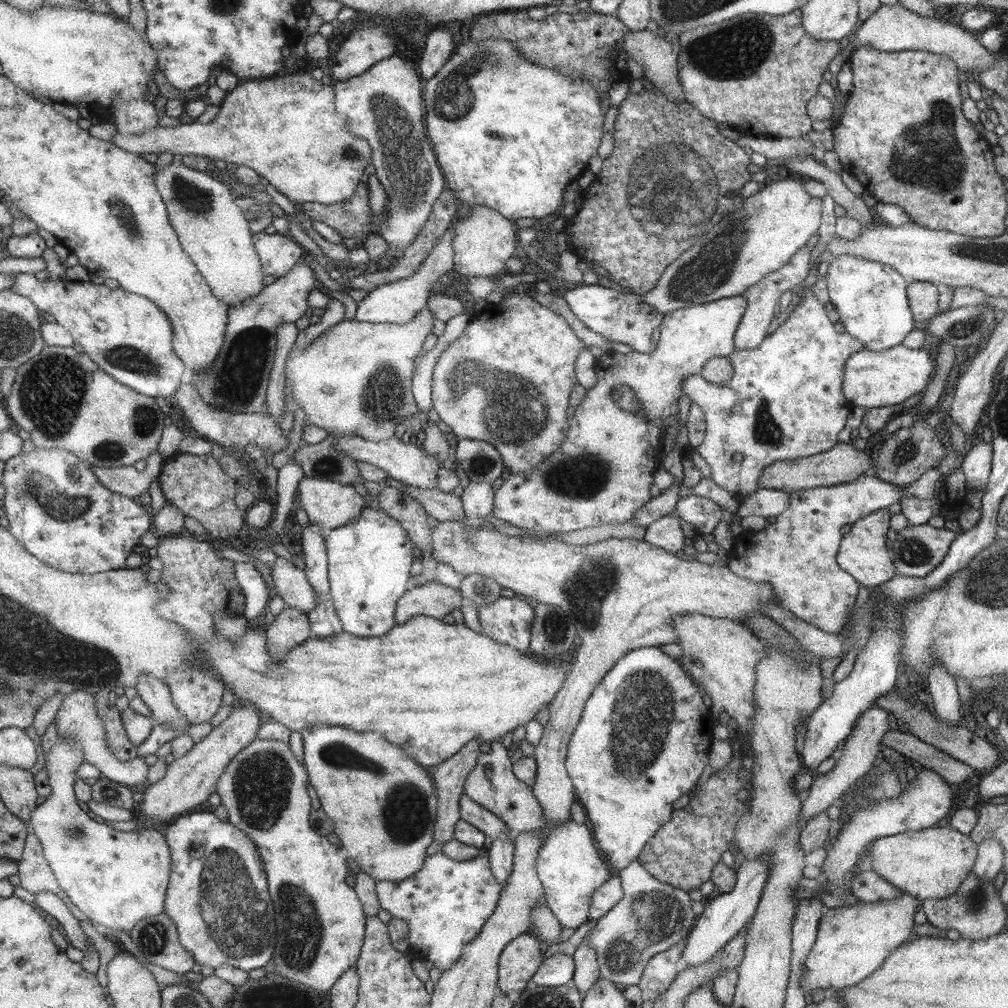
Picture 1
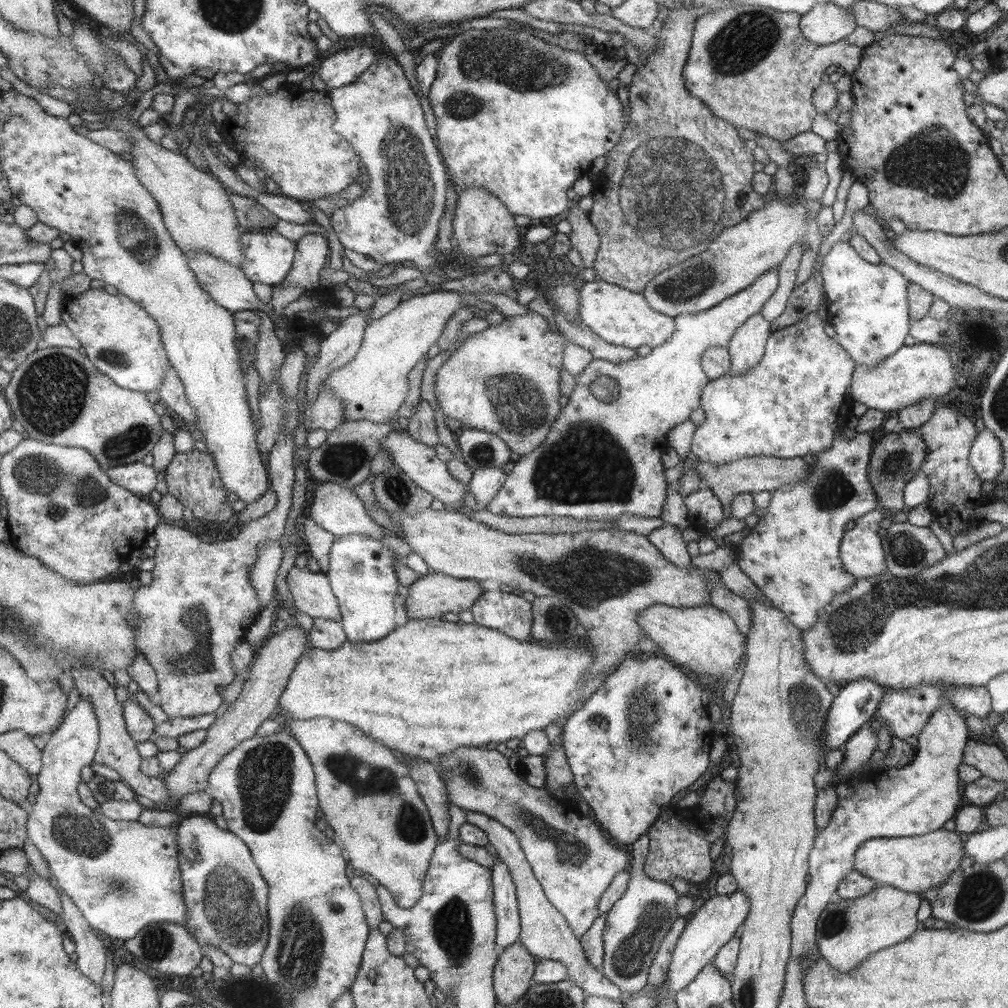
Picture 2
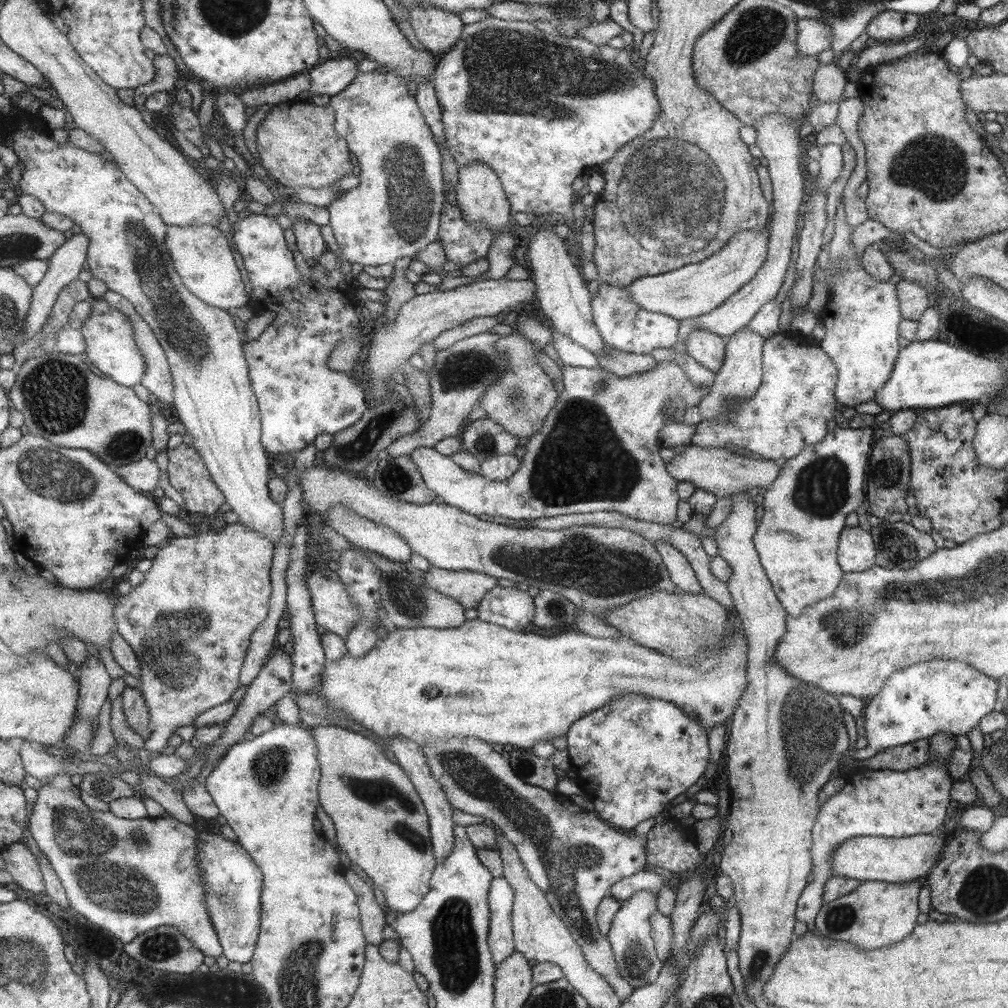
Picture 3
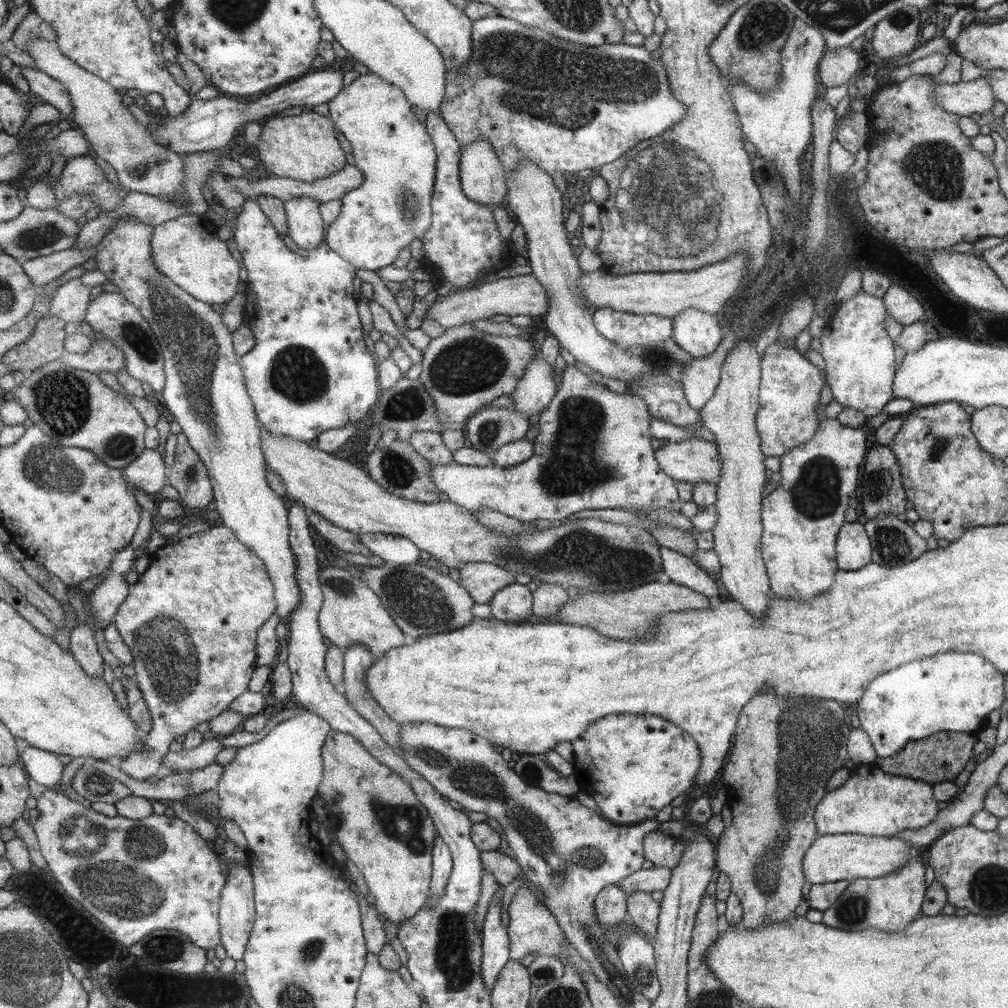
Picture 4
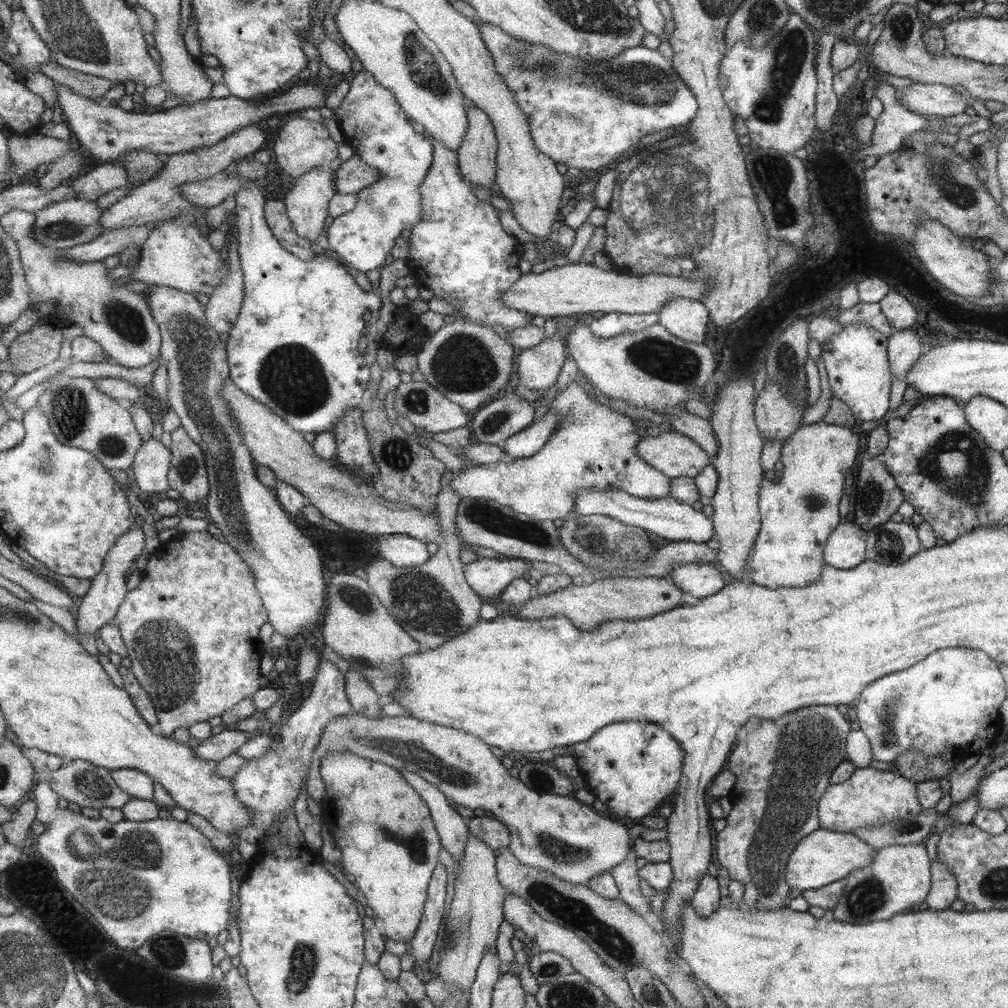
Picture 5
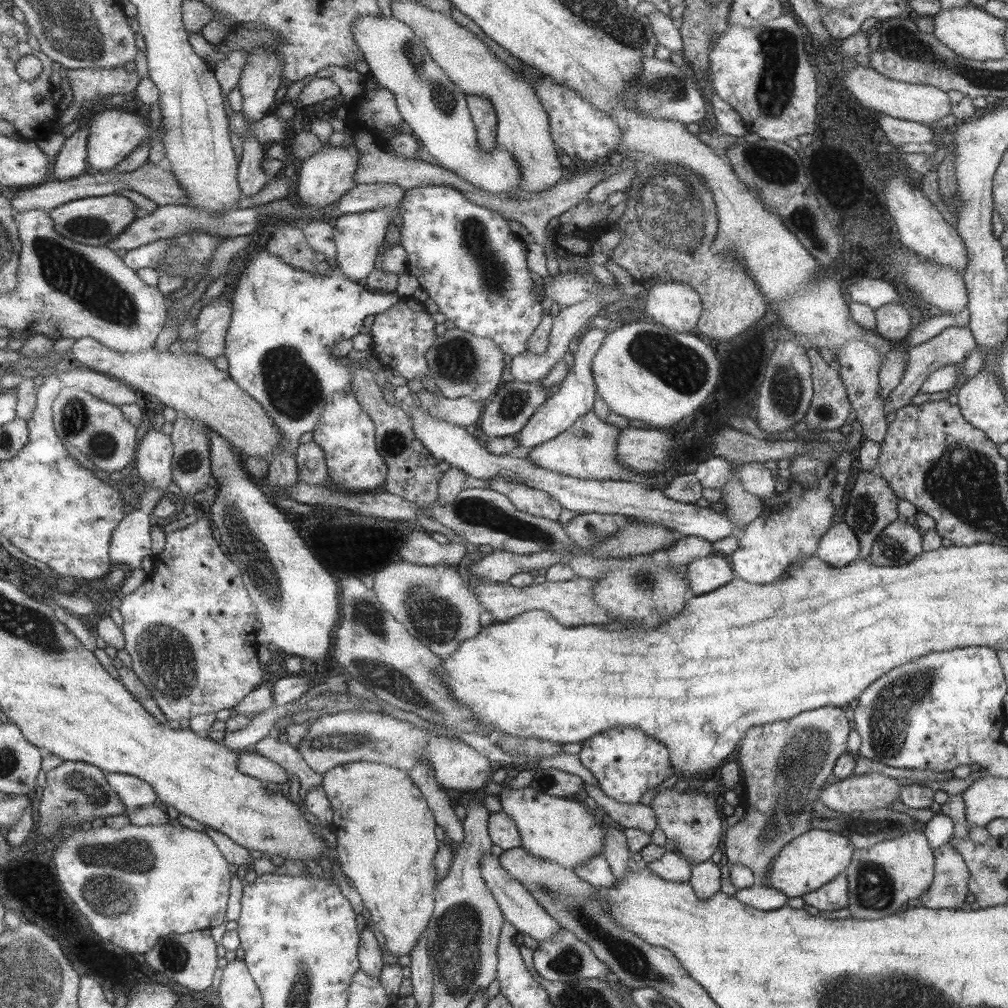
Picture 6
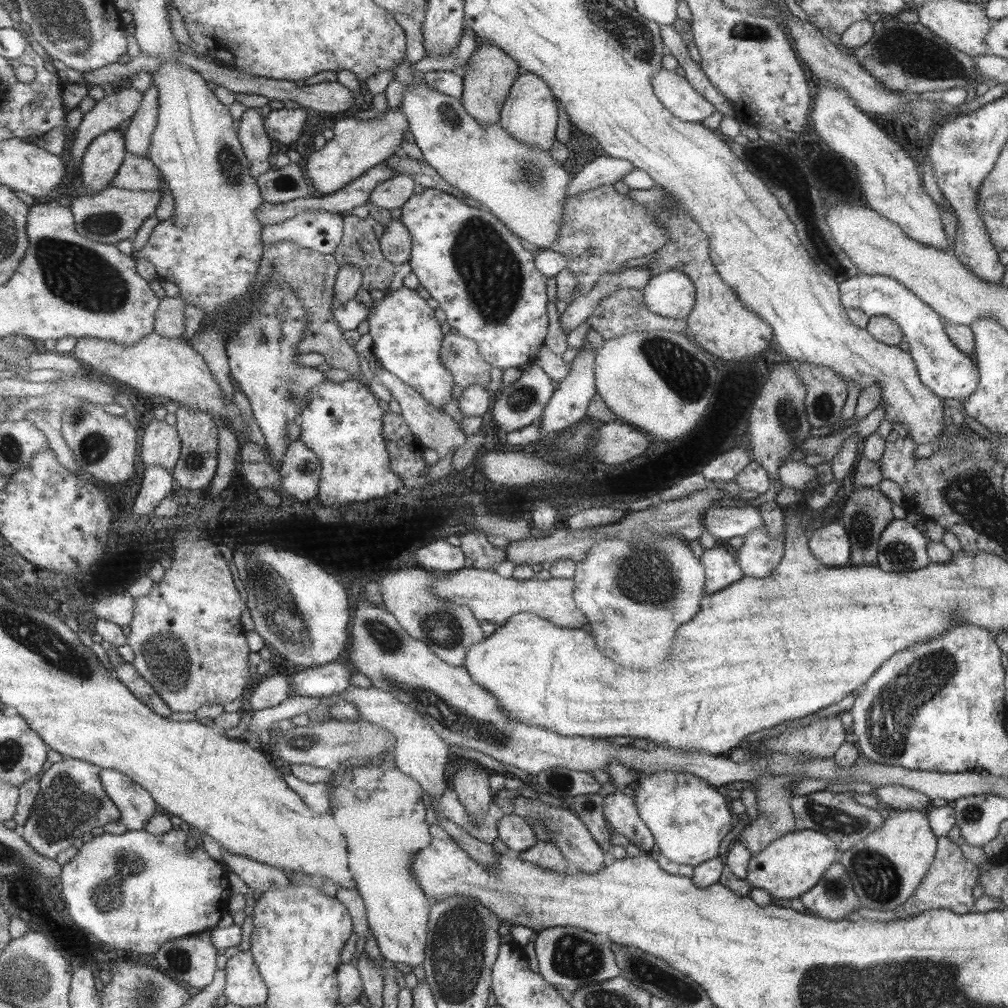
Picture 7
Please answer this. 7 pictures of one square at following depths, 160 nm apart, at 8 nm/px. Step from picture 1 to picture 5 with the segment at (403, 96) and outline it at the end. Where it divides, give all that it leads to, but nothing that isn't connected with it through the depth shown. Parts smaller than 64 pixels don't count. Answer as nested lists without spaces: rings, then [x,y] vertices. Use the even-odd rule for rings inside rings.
[[[364,69],[354,75],[343,100],[330,111],[332,118],[343,132],[345,142],[352,148],[352,152],[366,166],[378,172],[378,179],[373,184],[362,188],[356,194],[356,205],[349,212],[334,218],[323,233],[328,239],[328,248],[335,251],[339,259],[351,268],[359,272],[382,268],[389,261],[395,238],[401,236],[403,230],[411,230],[422,217],[423,203],[421,202],[420,184],[432,166],[432,143],[427,138],[423,138],[421,132],[415,134],[413,126],[407,122],[407,115],[403,107],[397,102],[396,95],[381,87],[373,79],[373,75]]]

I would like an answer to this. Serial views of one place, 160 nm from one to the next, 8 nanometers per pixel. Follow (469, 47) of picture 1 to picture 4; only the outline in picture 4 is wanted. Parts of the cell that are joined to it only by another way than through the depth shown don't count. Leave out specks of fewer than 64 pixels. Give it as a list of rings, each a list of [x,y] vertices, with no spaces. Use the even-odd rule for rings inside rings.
[[[499,15],[486,16],[472,21],[472,54],[468,61],[460,69],[446,68],[446,85],[444,87],[443,102],[440,106],[440,115],[448,129],[455,137],[459,150],[463,151],[465,146],[472,142],[488,139],[497,157],[500,159],[504,172],[512,172],[518,167],[518,162],[526,158],[529,162],[535,162],[541,170],[547,171],[552,177],[552,182],[560,186],[560,192],[565,192],[567,180],[565,174],[579,172],[585,168],[597,168],[597,166],[608,165],[617,160],[623,153],[627,153],[641,141],[656,137],[671,128],[677,121],[684,116],[685,107],[679,99],[675,99],[671,93],[671,87],[668,83],[668,76],[663,63],[649,58],[649,54],[643,50],[642,46],[629,46],[624,42],[613,43],[599,46],[587,46],[574,42],[567,42],[564,39],[555,38],[548,32],[530,26],[525,26],[513,19],[503,18]]]

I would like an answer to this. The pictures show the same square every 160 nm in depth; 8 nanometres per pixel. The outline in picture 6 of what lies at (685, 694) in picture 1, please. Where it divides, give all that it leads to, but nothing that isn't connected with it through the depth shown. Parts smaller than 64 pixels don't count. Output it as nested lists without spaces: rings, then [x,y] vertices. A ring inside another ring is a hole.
[[[614,726],[583,741],[577,752],[579,761],[595,777],[605,796],[623,805],[638,804],[648,790],[660,789],[676,772],[672,770],[668,747],[644,731]]]

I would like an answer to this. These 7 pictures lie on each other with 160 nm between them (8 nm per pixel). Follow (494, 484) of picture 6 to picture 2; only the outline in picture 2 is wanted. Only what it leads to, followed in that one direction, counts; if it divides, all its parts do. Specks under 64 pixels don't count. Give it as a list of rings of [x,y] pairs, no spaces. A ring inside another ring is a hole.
[[[777,266],[773,269],[769,269],[767,273],[763,273],[759,279],[754,281],[747,289],[741,290],[740,293],[736,293],[732,298],[725,298],[720,302],[720,305],[713,306],[709,310],[703,312],[697,312],[693,314],[681,314],[675,316],[672,320],[674,321],[674,330],[670,334],[670,337],[651,349],[651,352],[646,356],[633,358],[633,360],[625,360],[625,362],[613,363],[603,360],[591,360],[591,363],[585,367],[585,370],[574,377],[576,380],[574,391],[568,396],[568,403],[564,409],[561,409],[559,417],[556,419],[556,423],[549,430],[549,434],[545,437],[545,440],[529,454],[524,454],[518,461],[515,461],[514,466],[506,476],[503,486],[497,491],[495,497],[492,498],[483,509],[487,509],[496,515],[505,515],[508,517],[540,517],[540,516],[561,516],[571,517],[576,520],[615,520],[620,515],[625,513],[632,514],[637,518],[655,518],[661,514],[663,503],[665,502],[665,489],[667,488],[666,478],[663,478],[663,466],[661,466],[661,460],[657,460],[663,452],[669,448],[666,443],[666,434],[671,428],[676,427],[681,422],[687,421],[688,418],[693,414],[693,411],[699,409],[700,406],[700,394],[703,392],[703,388],[707,386],[710,381],[707,375],[704,374],[704,370],[700,367],[701,356],[705,353],[706,349],[711,347],[721,347],[727,349],[729,342],[735,333],[753,314],[760,312],[765,301],[767,301],[773,292],[777,289],[778,283],[778,272],[776,271]],[[599,376],[608,376],[618,387],[618,397],[611,403],[607,404],[597,400],[589,390],[589,385],[599,378]],[[399,429],[386,434],[386,437],[378,444],[378,450],[389,454],[392,464],[401,469],[421,490],[428,492],[438,506],[463,505],[463,497],[468,494],[467,484],[461,484],[449,476],[446,463],[440,461],[432,447],[425,443],[417,442],[405,431]],[[466,486],[466,491],[463,489]]]

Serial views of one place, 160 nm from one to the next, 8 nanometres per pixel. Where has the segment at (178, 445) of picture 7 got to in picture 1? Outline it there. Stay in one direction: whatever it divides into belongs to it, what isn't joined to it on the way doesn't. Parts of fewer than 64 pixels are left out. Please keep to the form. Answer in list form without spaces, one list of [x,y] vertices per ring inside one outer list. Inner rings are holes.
[[[92,465],[91,469],[109,490],[128,495],[129,498],[136,499],[151,486],[151,478],[144,471],[137,470],[135,466],[120,466],[112,469]]]

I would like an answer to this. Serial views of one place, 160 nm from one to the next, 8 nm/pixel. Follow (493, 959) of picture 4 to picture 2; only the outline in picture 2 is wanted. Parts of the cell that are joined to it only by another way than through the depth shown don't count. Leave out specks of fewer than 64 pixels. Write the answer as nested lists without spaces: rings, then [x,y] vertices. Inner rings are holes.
[[[497,857],[490,868],[493,885],[493,907],[496,912],[497,951],[518,940],[520,924],[516,906],[516,888],[506,864]]]

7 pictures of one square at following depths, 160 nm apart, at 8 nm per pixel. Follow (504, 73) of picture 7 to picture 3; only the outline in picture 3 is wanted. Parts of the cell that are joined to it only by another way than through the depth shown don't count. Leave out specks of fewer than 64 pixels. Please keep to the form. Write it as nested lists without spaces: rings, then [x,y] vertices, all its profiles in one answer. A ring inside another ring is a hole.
[[[473,162],[458,169],[458,183],[454,187],[457,207],[463,218],[472,224],[486,224],[493,236],[508,225],[511,203],[508,201],[498,175],[490,167],[481,162]]]

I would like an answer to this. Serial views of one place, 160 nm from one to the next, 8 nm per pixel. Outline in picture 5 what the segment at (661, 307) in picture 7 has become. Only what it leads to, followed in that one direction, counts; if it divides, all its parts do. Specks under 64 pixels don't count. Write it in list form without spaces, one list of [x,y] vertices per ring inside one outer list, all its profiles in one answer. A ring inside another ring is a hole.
[[[676,297],[657,313],[658,324],[685,342],[703,344],[708,310],[701,301]]]

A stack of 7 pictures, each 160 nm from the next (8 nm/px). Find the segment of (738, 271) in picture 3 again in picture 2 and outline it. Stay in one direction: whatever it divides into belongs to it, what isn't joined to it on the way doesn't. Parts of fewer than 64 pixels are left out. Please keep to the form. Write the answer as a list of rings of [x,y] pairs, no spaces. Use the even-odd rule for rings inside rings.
[[[799,195],[792,198],[770,196],[757,212],[721,230],[703,252],[656,274],[641,296],[651,310],[671,319],[681,314],[703,312],[747,289],[763,273],[778,266],[793,245],[802,242],[803,245],[817,248],[821,241],[816,216],[808,219],[804,200]]]

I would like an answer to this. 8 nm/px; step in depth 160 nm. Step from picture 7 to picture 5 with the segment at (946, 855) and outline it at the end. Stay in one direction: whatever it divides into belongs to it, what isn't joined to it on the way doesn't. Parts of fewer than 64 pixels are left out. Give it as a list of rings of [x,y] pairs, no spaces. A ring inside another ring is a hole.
[[[934,861],[932,864],[933,884],[925,898],[923,907],[929,911],[948,910],[957,896],[956,877],[948,870],[948,865]]]

